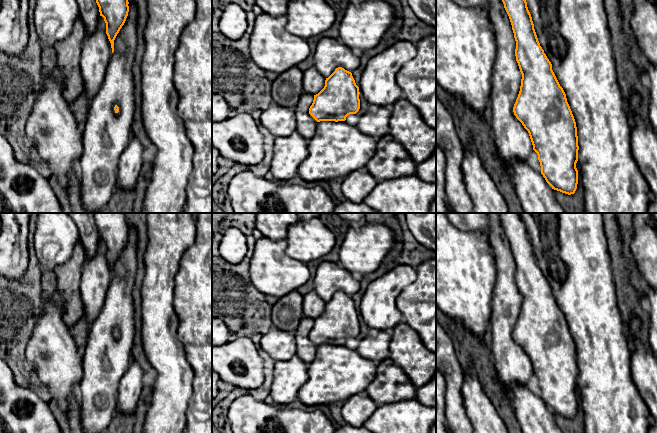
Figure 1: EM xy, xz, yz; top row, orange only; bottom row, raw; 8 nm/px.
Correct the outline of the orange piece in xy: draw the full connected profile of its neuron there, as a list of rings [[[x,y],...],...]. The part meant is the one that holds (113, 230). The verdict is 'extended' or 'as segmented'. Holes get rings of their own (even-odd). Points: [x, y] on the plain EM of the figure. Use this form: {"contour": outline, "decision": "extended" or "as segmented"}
{"contour": [[[94,213],[100,240],[106,247],[106,258],[114,276],[114,264],[124,249],[129,236],[125,213]]], "decision": "as segmented"}

